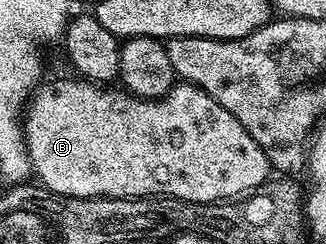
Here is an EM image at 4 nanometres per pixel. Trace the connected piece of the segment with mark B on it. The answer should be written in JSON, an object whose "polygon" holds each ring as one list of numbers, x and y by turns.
{"polygon":[[92,80,76,81,80,82,45,81,31,95,26,106,26,117,22,122,22,137,24,145,28,147,28,159,32,162,35,177,39,179,44,189,51,193,63,195,64,198,151,199,153,196,159,196,161,199,176,198,178,201,188,202,223,202,228,199,239,199,249,192,259,191,264,183,269,181,268,157,264,155,262,148,254,140,254,136,250,136,250,132,246,132,246,128,242,128,242,124,238,124,238,120,234,120,234,116,230,116,230,112,226,112,226,108,222,108,222,104,218,104,218,100,214,100,214,96,210,96,202,88,193,86,190,82,181,81,179,84,173,85,165,96,155,99,136,97,124,88,118,88,118,90,112,90,116,88,101,88]]}

